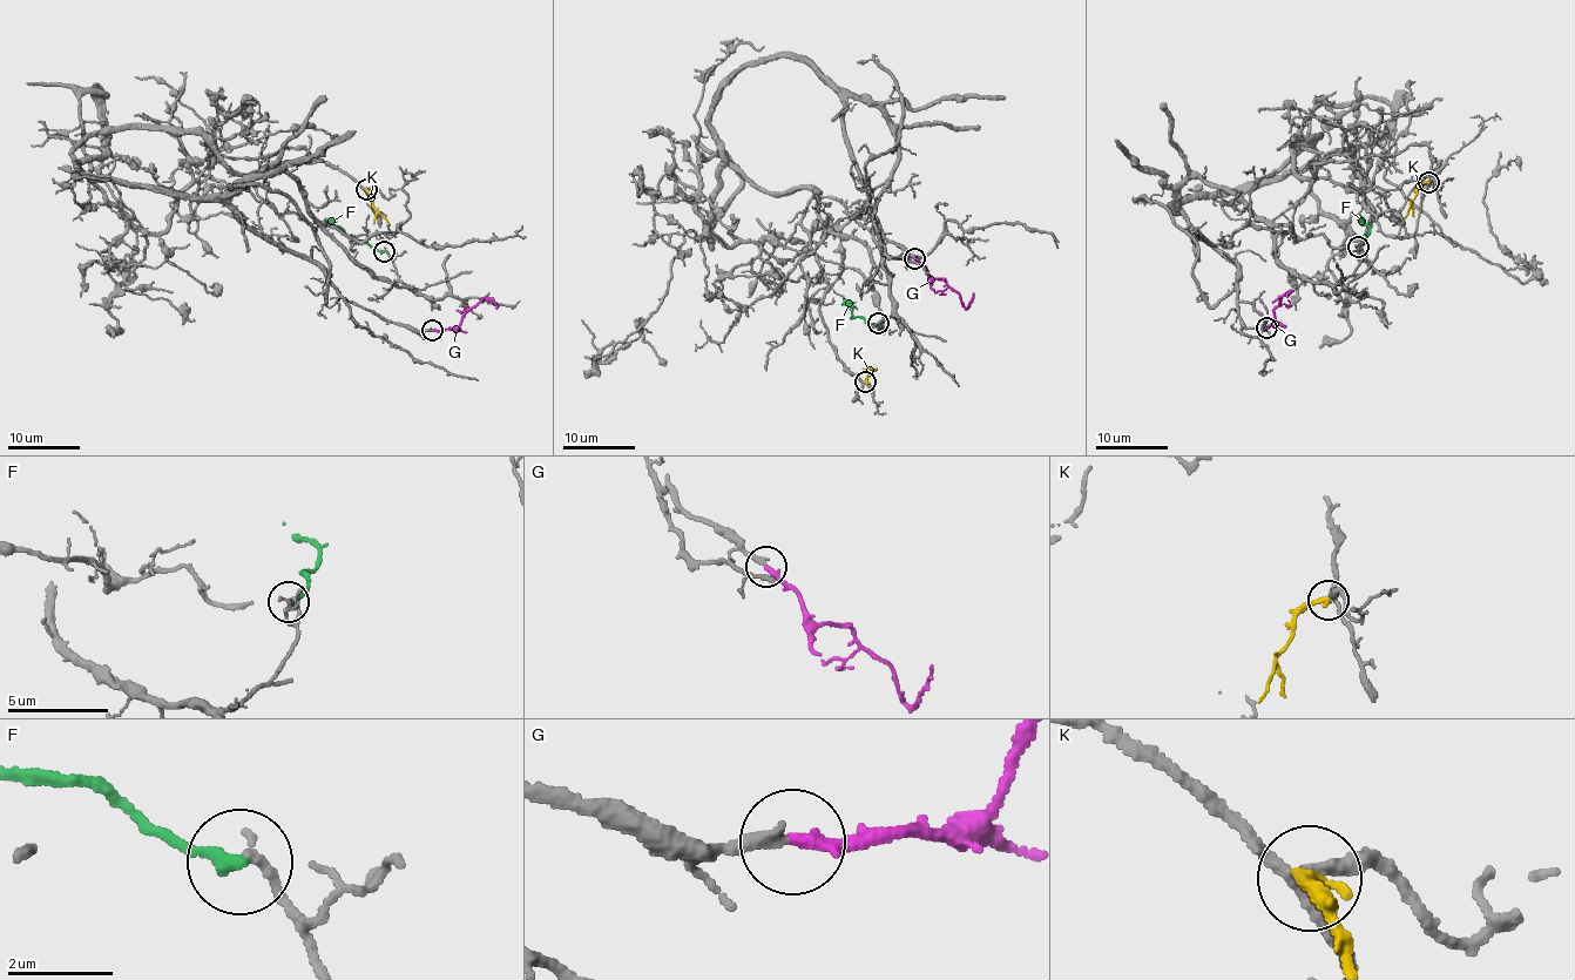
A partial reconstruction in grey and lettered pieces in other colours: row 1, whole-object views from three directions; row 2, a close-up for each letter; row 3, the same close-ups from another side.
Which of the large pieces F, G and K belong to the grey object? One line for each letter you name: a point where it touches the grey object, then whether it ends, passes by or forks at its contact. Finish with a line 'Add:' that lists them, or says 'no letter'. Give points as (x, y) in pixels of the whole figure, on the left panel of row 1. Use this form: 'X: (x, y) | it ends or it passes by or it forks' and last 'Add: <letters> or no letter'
G: (432, 330) | it ends
Add: G

